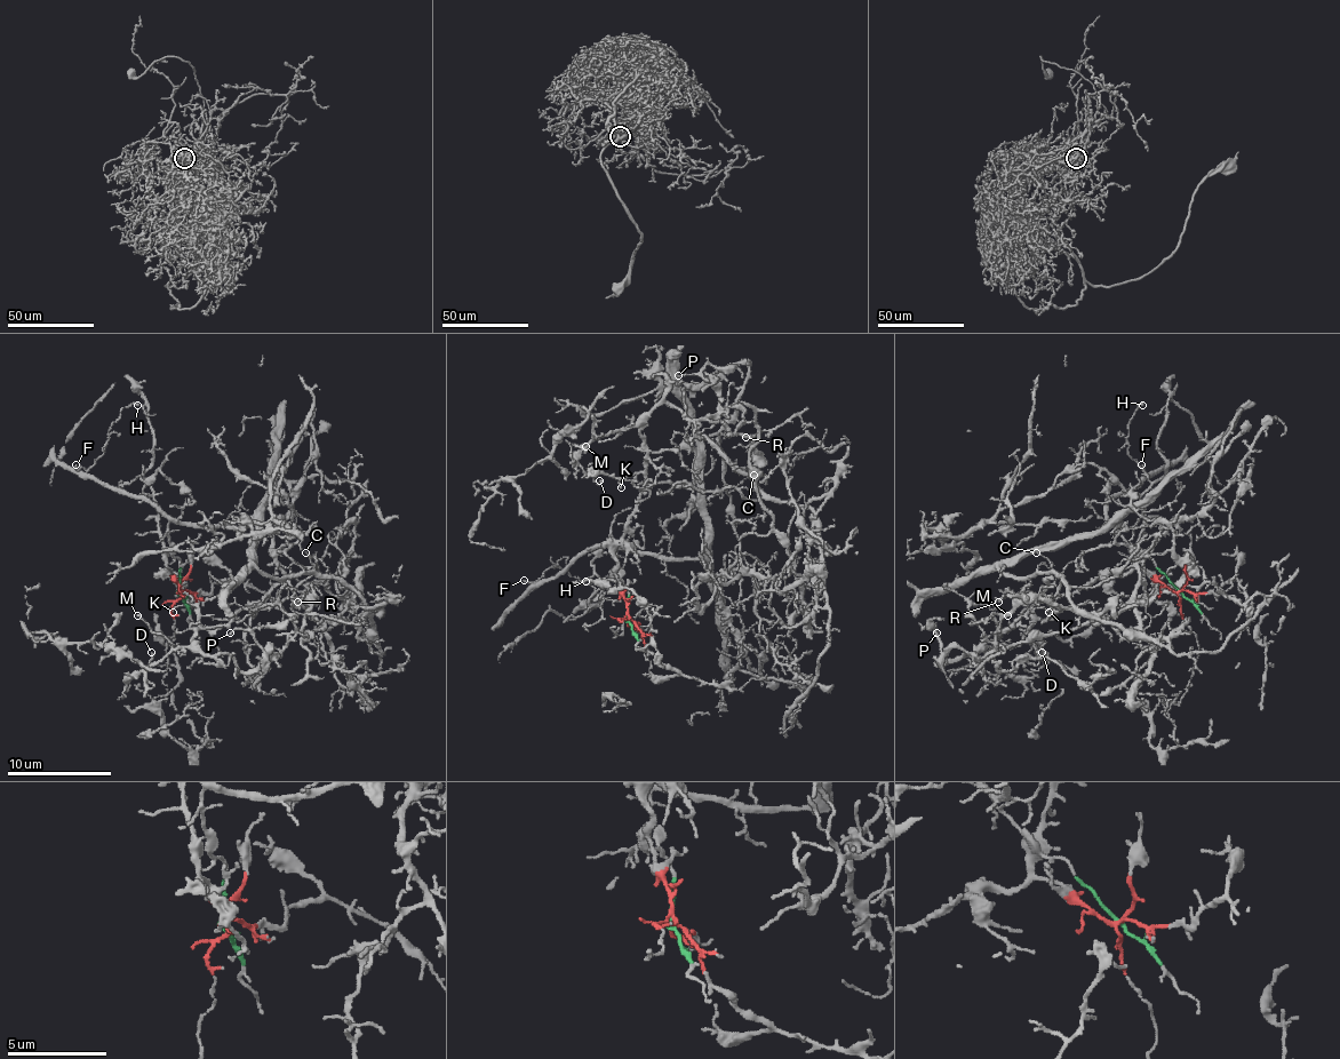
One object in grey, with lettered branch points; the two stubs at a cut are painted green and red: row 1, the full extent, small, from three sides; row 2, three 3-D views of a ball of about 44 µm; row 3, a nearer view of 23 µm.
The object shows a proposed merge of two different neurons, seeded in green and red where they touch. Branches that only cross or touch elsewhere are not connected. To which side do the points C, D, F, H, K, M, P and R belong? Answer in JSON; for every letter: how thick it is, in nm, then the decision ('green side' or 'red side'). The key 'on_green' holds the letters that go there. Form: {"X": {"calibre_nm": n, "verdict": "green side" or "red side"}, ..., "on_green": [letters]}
{"C": {"calibre_nm": 90, "verdict": "green side"}, "D": {"calibre_nm": 150, "verdict": "red side"}, "F": {"calibre_nm": 90, "verdict": "green side"}, "H": {"calibre_nm": 150, "verdict": "green side"}, "K": {"calibre_nm": 150, "verdict": "red side"}, "M": {"calibre_nm": 130, "verdict": "red side"}, "P": {"calibre_nm": 140, "verdict": "red side"}, "R": {"calibre_nm": 130, "verdict": "red side"}, "on_green": ["C", "F", "H"]}

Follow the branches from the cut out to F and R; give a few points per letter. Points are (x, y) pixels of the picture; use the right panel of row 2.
F: (1180, 591), (1107, 519), (1109, 501), (1141, 479), (1141, 464)
R: (1180, 591), (1138, 568), (1105, 573), (1037, 602), (964, 654), (980, 673), (1013, 607), (1009, 591), (997, 602)

